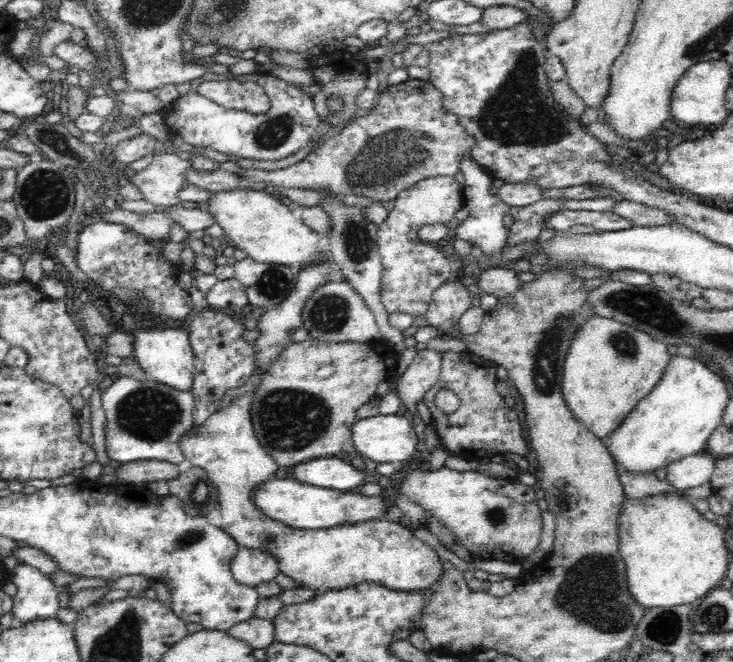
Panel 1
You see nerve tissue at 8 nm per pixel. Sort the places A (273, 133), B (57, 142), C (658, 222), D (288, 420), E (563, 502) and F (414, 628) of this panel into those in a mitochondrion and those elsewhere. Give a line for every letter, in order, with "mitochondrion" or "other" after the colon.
A: mitochondrion
B: mitochondrion
C: other
D: mitochondrion
E: other
F: other

